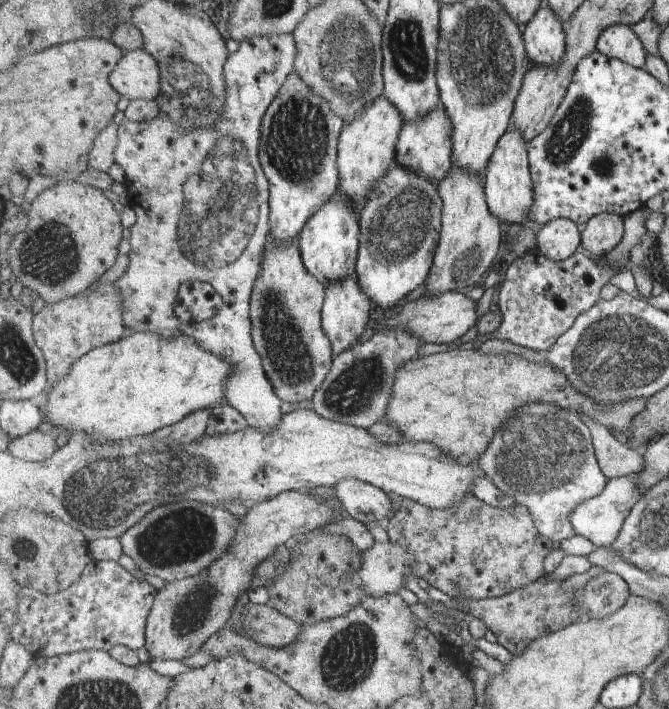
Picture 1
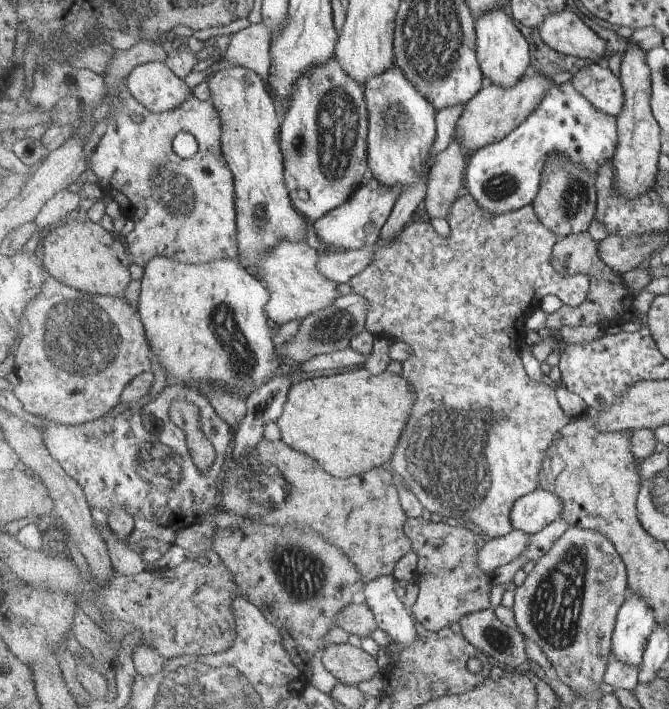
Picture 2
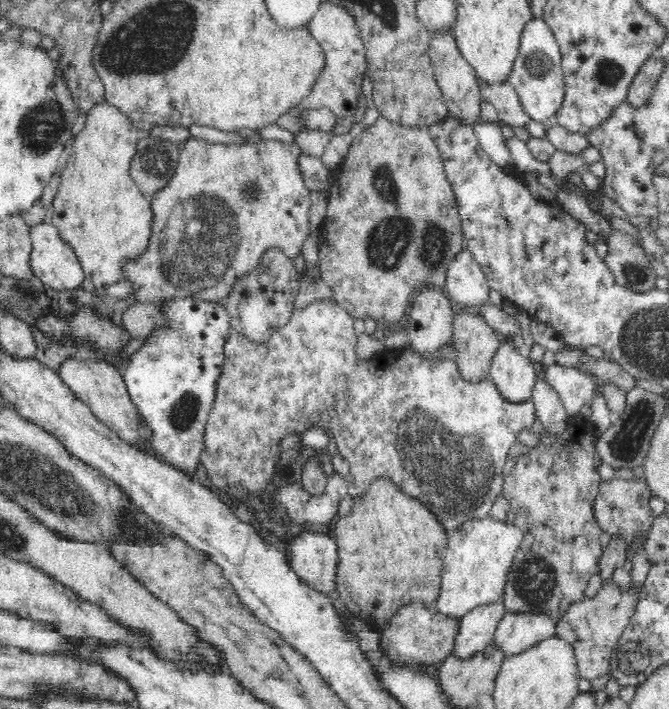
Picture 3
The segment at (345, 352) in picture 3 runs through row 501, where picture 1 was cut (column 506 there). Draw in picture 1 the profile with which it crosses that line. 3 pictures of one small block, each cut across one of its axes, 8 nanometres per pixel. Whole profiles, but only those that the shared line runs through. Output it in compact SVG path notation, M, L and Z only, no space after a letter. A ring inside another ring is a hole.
M537 403L524 406L515 418L508 421L493 437L489 450L476 463L483 468L489 478L505 494L517 498L517 502L527 506L536 520L537 530L550 538L556 545L576 535L573 528L573 512L588 500L599 496L610 481L601 468L597 458L597 447L594 445L593 431L589 422L573 411L561 410L558 406Z

